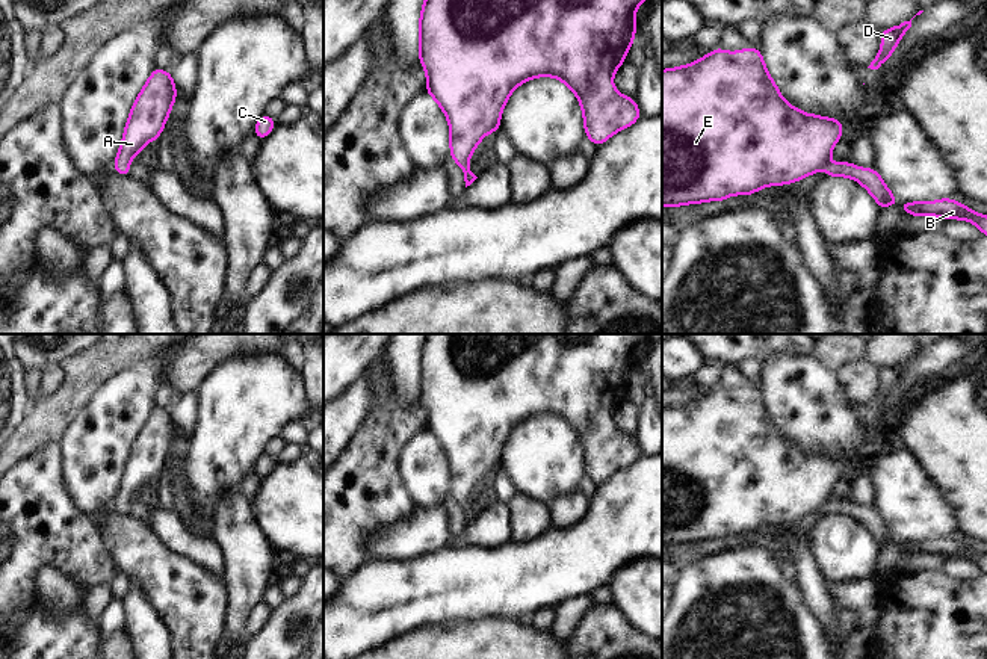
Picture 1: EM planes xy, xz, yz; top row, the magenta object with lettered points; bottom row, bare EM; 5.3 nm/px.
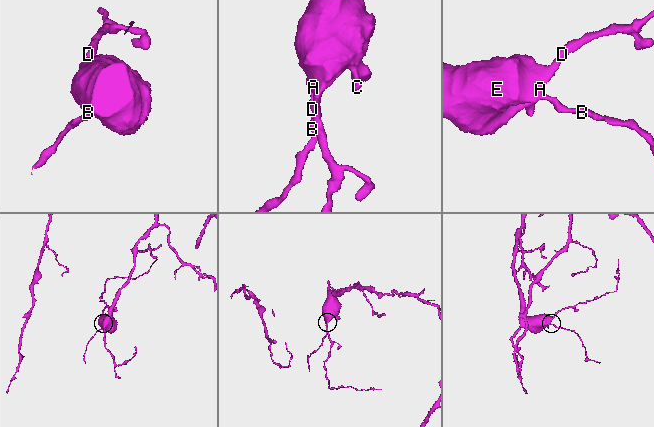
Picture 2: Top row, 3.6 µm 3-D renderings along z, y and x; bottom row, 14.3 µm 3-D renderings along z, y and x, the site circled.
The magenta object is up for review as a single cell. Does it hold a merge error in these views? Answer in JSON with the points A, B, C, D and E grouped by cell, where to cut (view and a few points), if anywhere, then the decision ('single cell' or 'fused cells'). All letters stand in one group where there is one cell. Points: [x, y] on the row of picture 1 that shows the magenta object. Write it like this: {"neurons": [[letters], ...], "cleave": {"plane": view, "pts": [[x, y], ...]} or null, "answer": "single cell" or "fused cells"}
{"neurons": [["A", "B", "C", "D", "E"]], "cleave": null, "answer": "single cell"}

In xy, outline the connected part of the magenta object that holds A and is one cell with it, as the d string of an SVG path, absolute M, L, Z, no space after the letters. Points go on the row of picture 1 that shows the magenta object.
M154 68L124 127L121 147L115 156L115 174L128 177L130 160L151 141L159 139L177 98L175 79L168 70Z

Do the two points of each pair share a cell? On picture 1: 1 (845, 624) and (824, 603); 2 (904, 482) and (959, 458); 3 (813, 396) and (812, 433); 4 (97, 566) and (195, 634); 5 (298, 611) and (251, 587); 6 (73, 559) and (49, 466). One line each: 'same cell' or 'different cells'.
1: different cells
2: different cells
3: same cell
4: different cells
5: different cells
6: same cell

